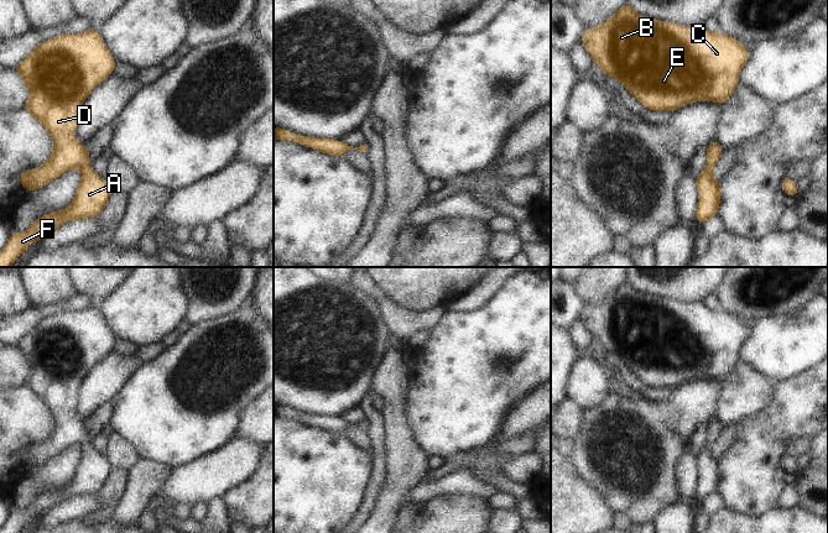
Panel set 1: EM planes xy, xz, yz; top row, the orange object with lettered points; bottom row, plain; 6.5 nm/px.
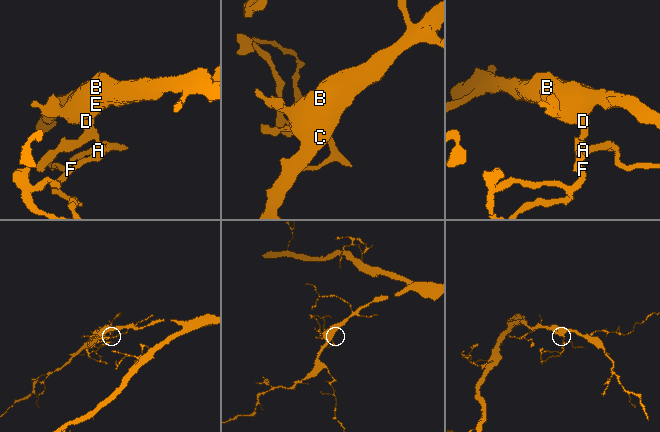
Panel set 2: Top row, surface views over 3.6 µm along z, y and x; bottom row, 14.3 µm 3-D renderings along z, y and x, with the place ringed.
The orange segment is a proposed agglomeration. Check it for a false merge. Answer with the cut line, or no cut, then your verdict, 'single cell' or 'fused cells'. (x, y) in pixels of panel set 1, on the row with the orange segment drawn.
no cut; single cell

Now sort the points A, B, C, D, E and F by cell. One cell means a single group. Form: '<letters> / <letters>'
A B C D E F

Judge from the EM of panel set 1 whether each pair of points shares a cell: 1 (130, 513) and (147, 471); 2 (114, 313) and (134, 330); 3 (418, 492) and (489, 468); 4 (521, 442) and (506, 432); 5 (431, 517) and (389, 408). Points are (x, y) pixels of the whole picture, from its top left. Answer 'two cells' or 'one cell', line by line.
1: one cell
2: one cell
3: two cells
4: two cells
5: two cells

